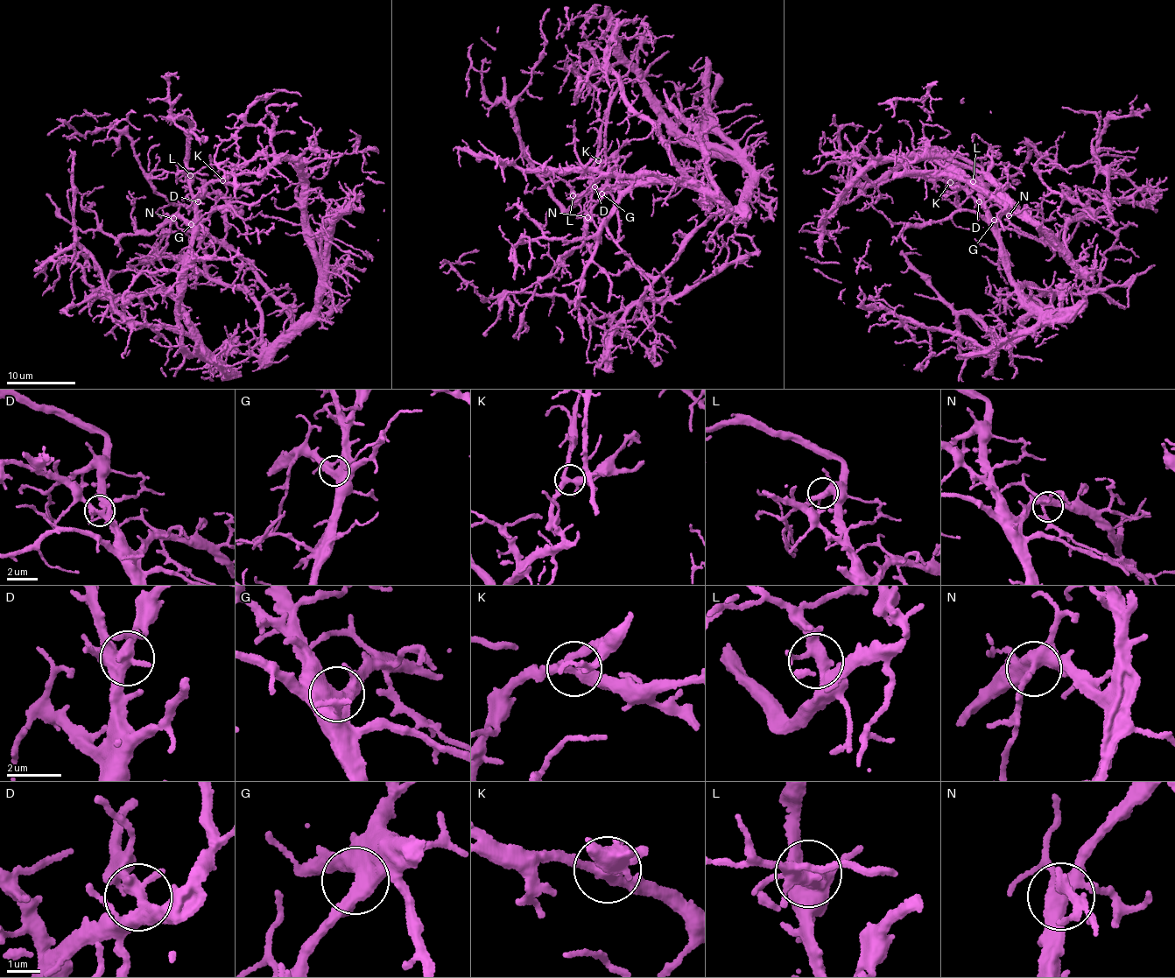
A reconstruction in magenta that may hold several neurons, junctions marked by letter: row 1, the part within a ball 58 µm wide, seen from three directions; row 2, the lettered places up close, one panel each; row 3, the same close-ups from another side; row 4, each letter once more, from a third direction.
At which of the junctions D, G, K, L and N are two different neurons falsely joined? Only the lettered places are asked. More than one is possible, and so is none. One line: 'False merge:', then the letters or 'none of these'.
False merge: none of these

